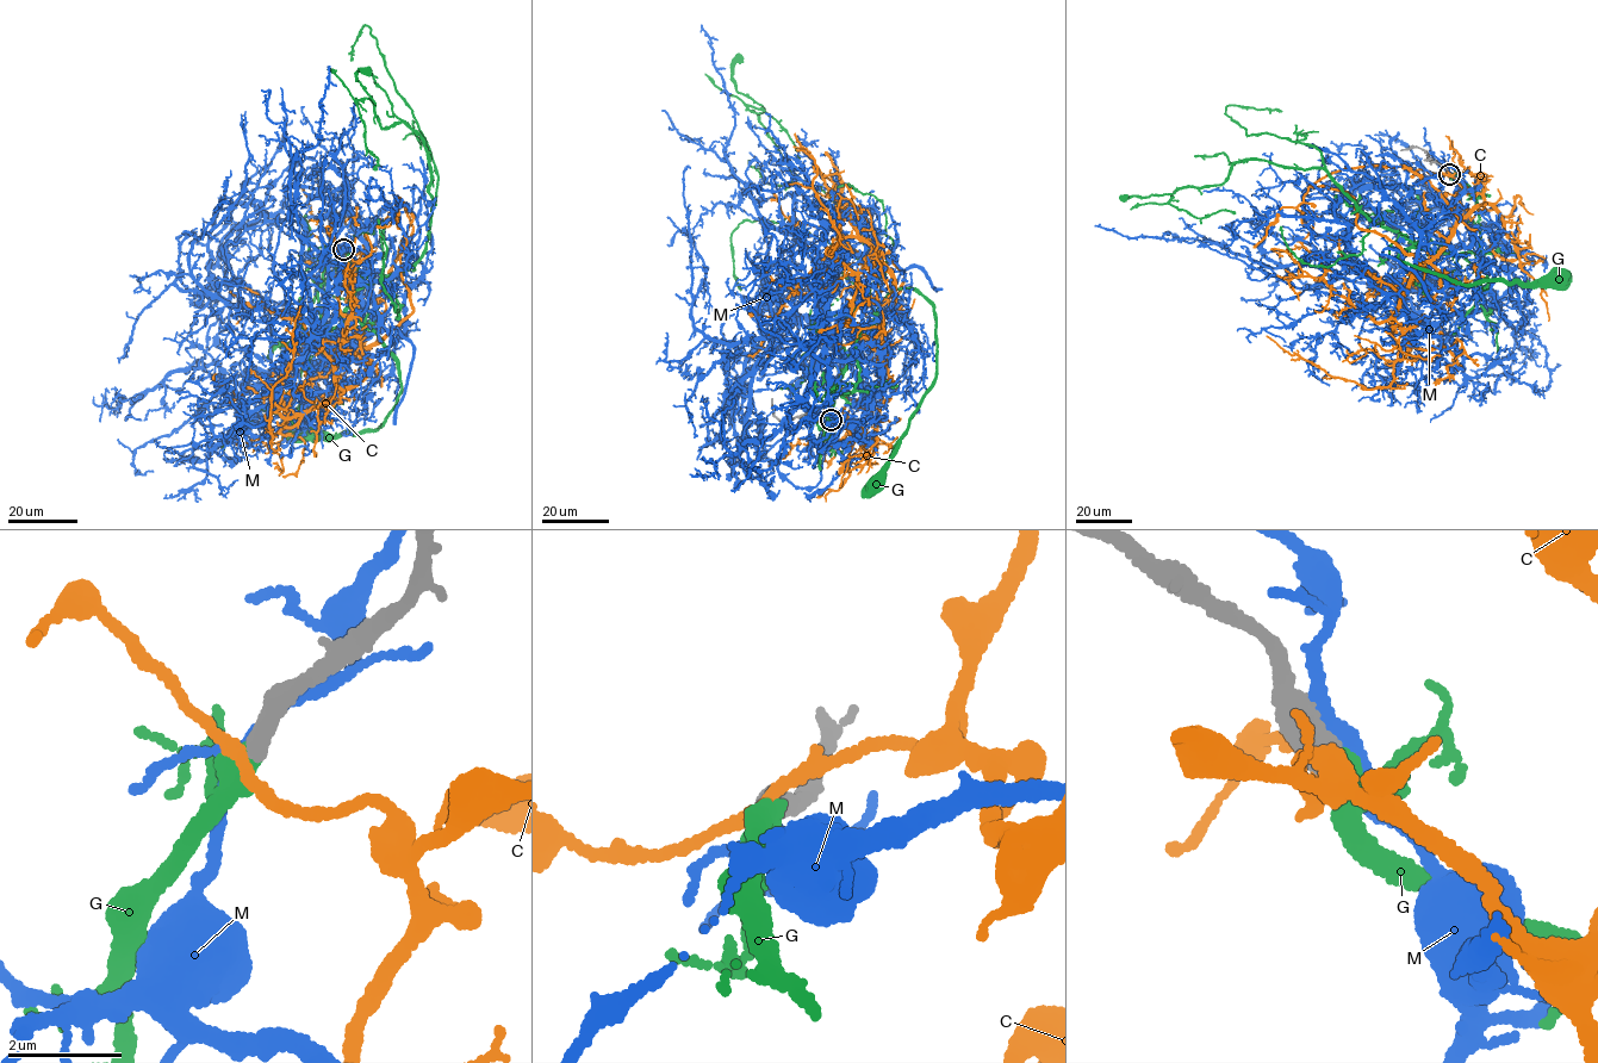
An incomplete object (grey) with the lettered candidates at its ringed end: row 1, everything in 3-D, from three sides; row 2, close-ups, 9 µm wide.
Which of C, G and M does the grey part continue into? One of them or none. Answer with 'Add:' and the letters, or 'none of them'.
Add: G

